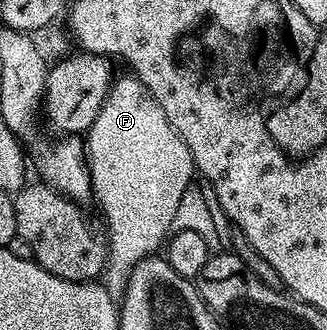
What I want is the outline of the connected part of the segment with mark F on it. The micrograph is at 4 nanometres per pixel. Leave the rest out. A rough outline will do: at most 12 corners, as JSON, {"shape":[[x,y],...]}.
{"shape":[[138,77],[85,134],[107,220],[101,284],[122,302],[196,172]]}

